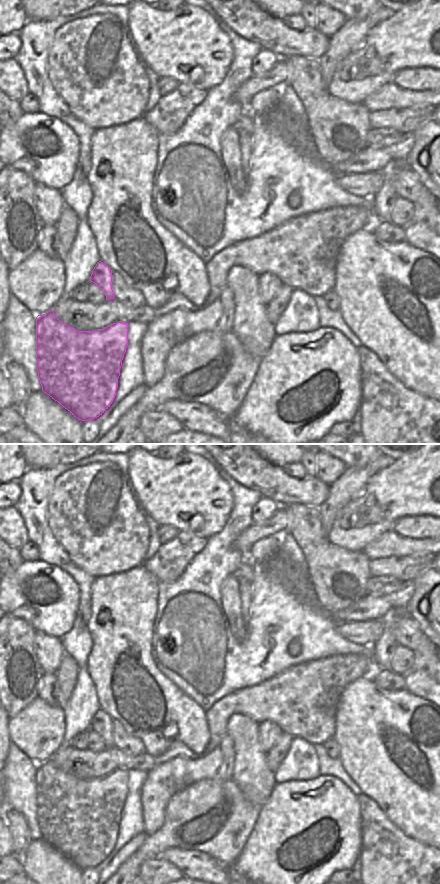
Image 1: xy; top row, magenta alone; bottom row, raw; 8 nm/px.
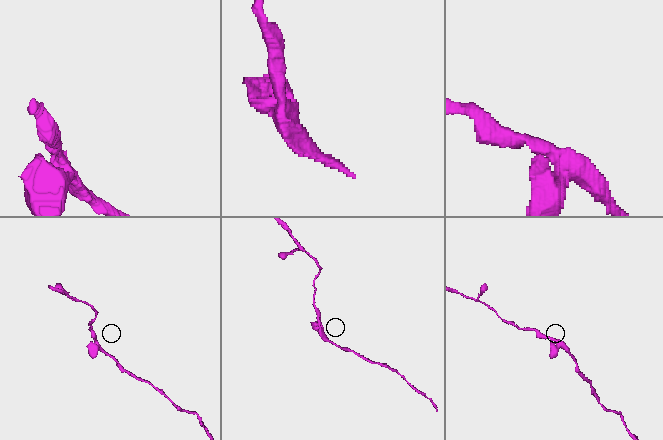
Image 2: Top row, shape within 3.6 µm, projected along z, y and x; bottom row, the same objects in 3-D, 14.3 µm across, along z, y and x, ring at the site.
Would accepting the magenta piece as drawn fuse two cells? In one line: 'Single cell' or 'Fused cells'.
Single cell.

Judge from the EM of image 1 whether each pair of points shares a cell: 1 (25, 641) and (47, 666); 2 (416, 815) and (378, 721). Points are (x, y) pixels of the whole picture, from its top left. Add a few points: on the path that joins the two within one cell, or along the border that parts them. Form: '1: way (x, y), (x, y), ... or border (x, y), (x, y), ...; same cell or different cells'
1: border (35, 631), (34, 653), (43, 671); different cells
2: way (416, 792), (416, 787), (389, 759), (382, 744); same cell

